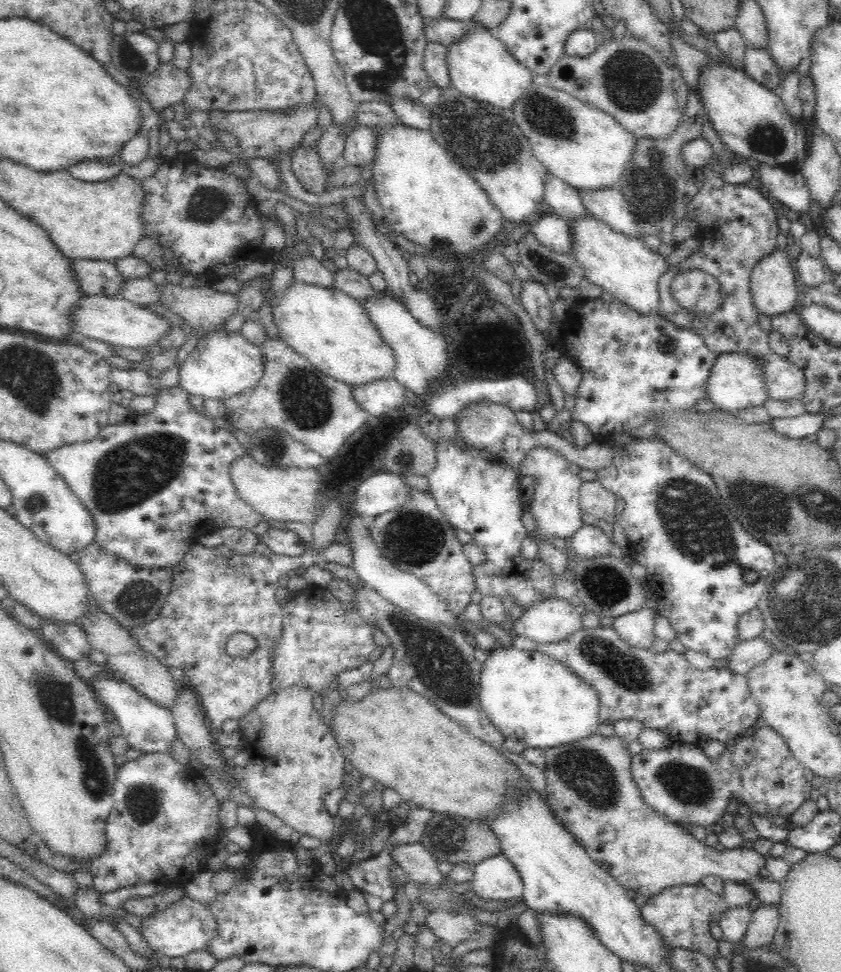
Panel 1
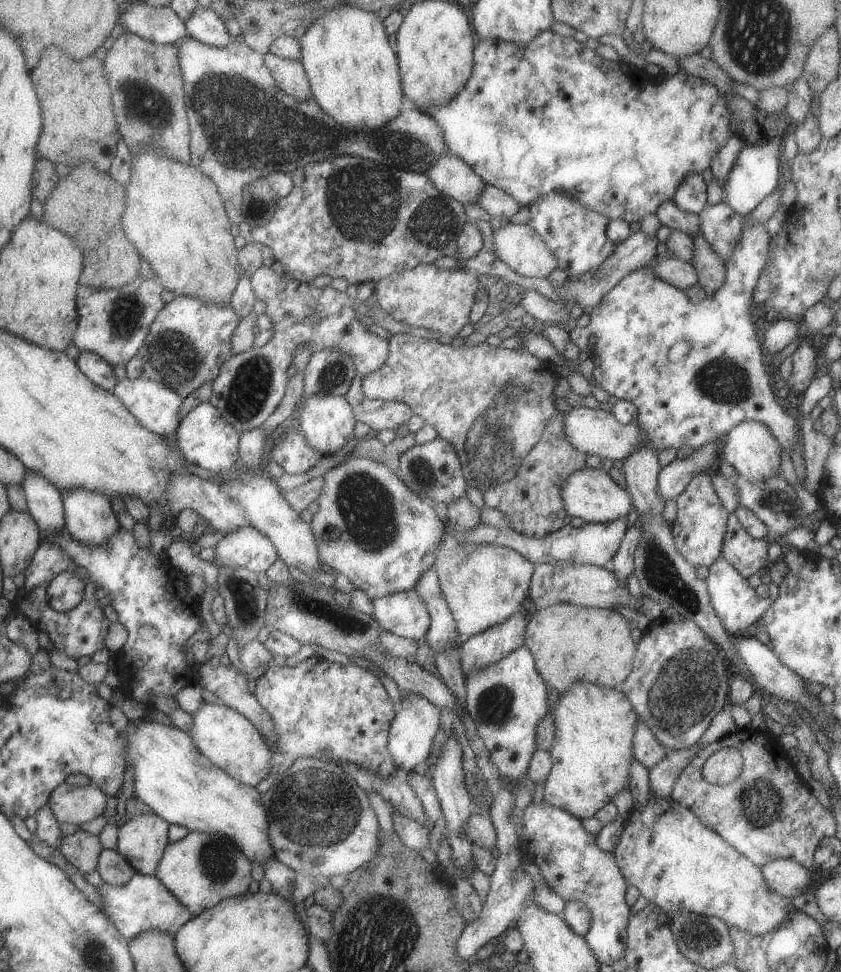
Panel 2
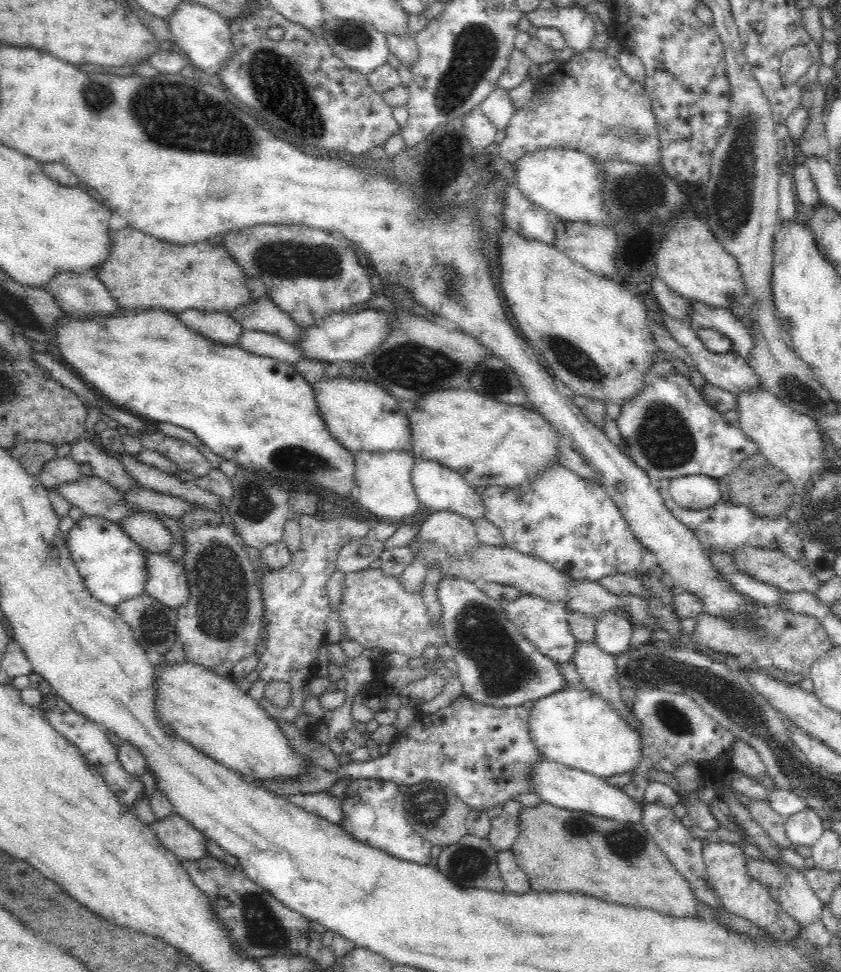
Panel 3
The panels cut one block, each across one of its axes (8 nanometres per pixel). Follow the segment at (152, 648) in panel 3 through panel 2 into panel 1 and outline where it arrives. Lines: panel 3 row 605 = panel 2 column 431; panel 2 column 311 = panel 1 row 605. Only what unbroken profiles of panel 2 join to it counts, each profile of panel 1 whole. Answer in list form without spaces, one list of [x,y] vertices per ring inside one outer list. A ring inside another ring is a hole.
[[[96,543],[70,555],[86,575],[93,602],[108,616],[117,620],[124,628],[147,623],[152,620],[164,606],[172,584],[172,569],[140,568],[112,556]]]

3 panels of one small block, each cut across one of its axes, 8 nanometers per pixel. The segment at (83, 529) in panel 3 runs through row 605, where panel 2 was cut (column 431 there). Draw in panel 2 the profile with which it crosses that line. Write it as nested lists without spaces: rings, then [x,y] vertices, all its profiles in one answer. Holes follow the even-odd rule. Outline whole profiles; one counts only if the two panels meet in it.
[[[549,29],[540,32],[525,46],[517,46],[504,40],[479,39],[479,44],[473,48],[473,68],[469,80],[459,88],[457,96],[449,100],[447,104],[441,106],[431,106],[423,110],[429,118],[437,122],[441,128],[443,140],[451,153],[459,156],[475,174],[480,176],[480,180],[485,185],[500,188],[505,194],[509,194],[515,202],[522,206],[535,204],[539,195],[549,194],[549,192],[560,192],[566,194],[571,200],[577,200],[577,204],[589,208],[597,214],[603,214],[605,218],[613,220],[621,218],[630,223],[638,223],[647,214],[653,214],[663,202],[671,200],[677,186],[681,180],[689,174],[700,174],[710,168],[711,158],[715,156],[718,148],[721,148],[729,134],[733,134],[729,126],[729,108],[724,94],[721,94],[715,86],[705,82],[702,78],[687,76],[687,72],[678,70],[675,75],[671,75],[663,82],[641,82],[635,76],[631,76],[631,71],[621,61],[611,62],[597,56],[585,43],[553,33]]]

